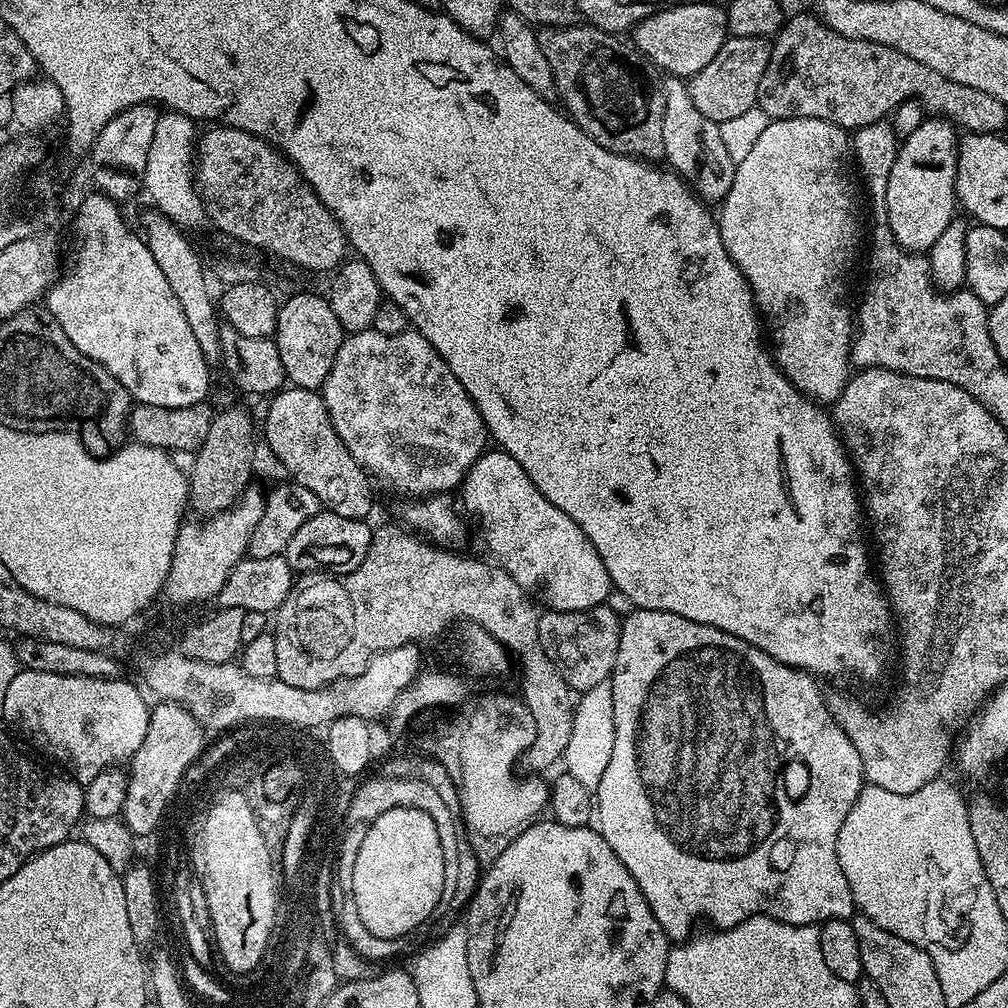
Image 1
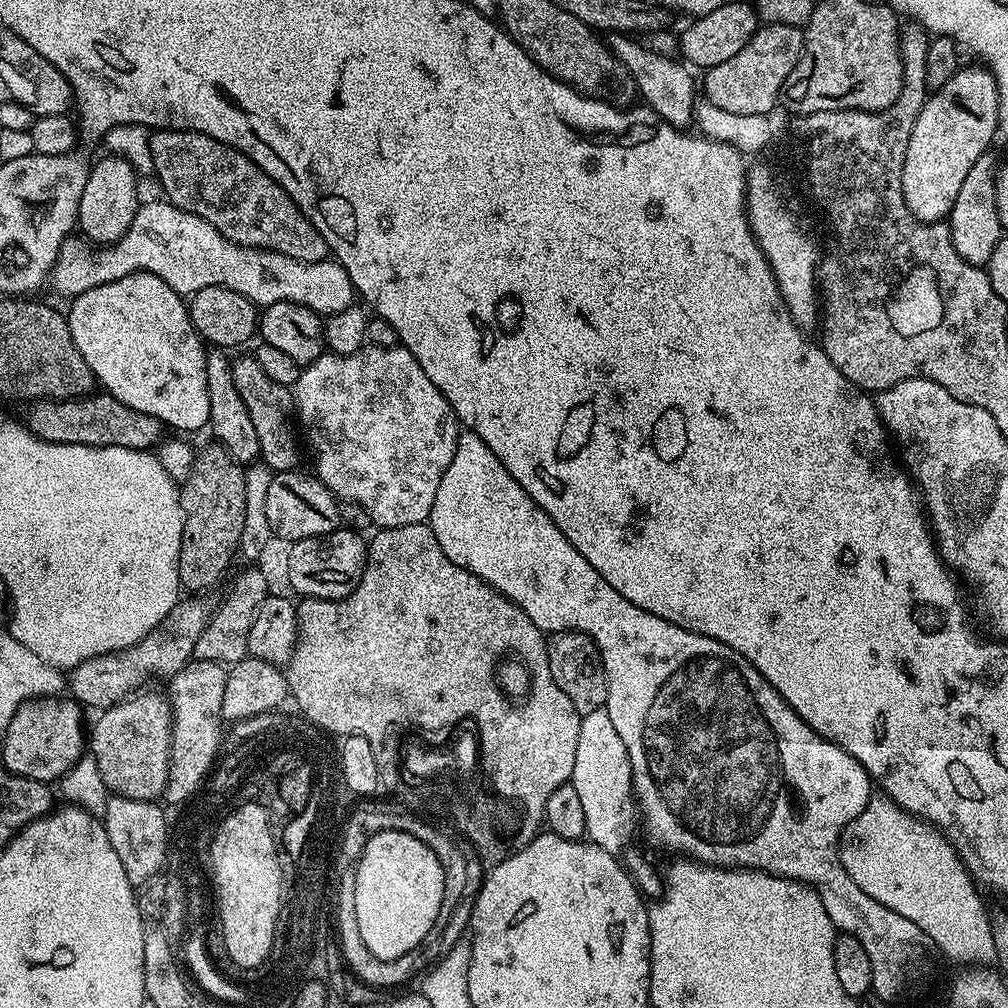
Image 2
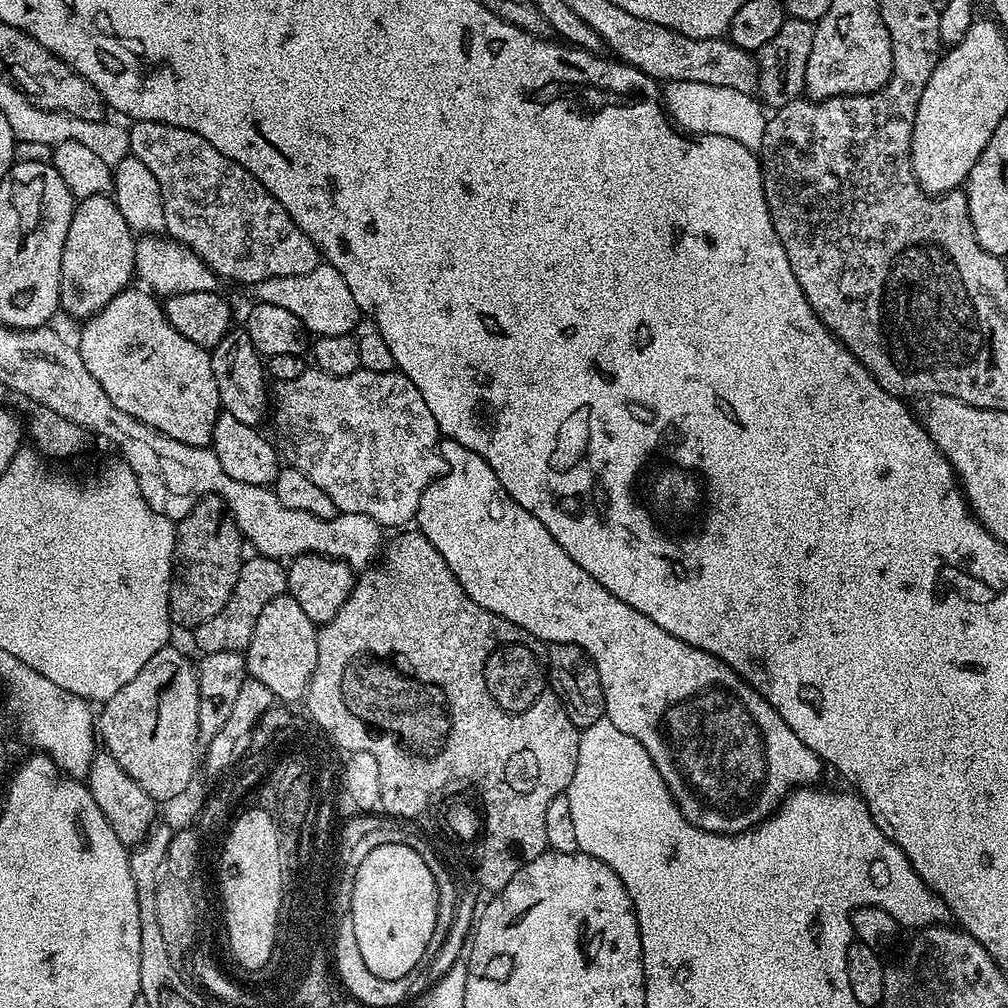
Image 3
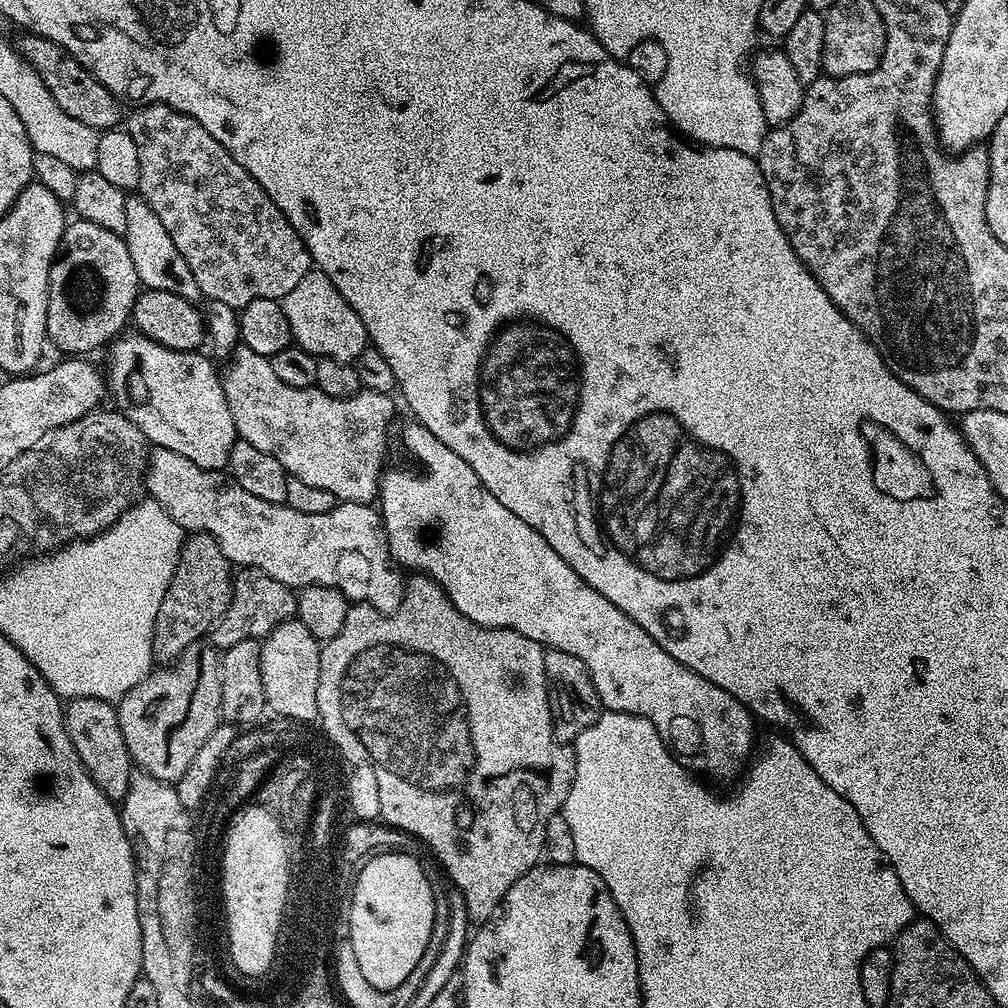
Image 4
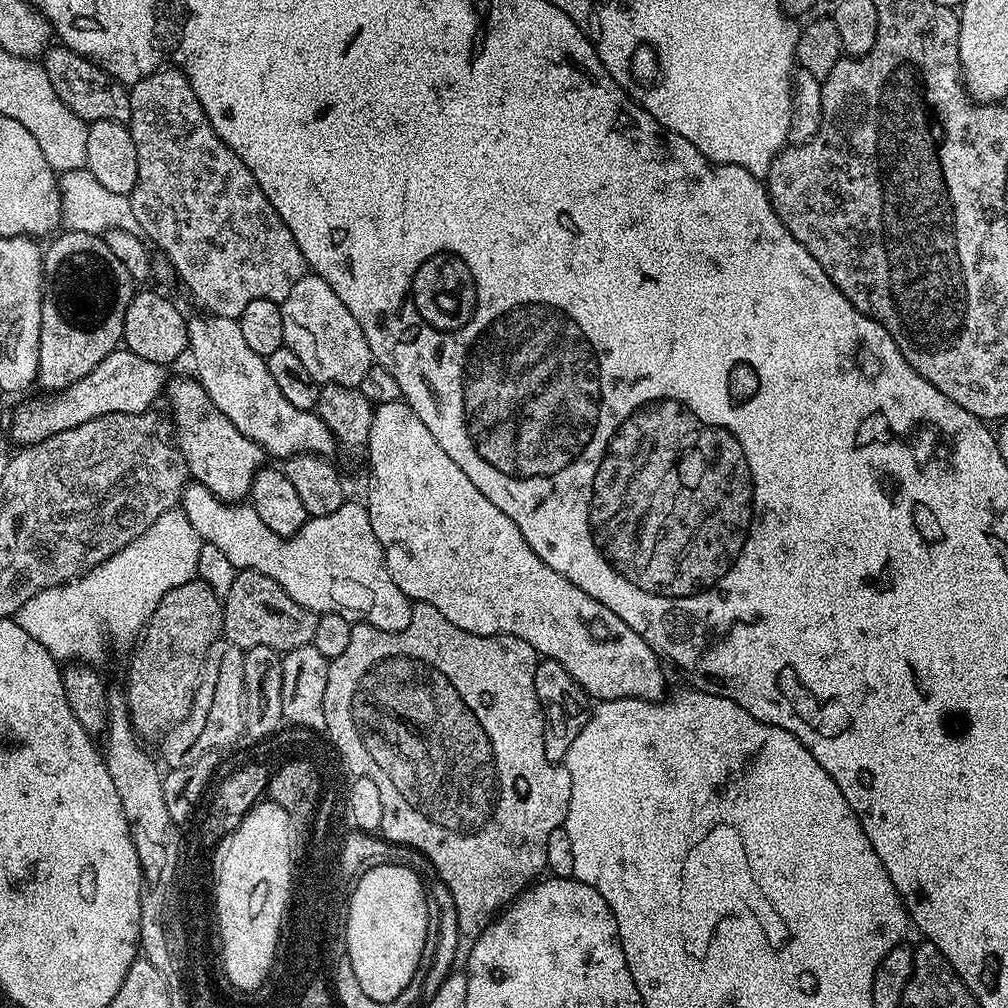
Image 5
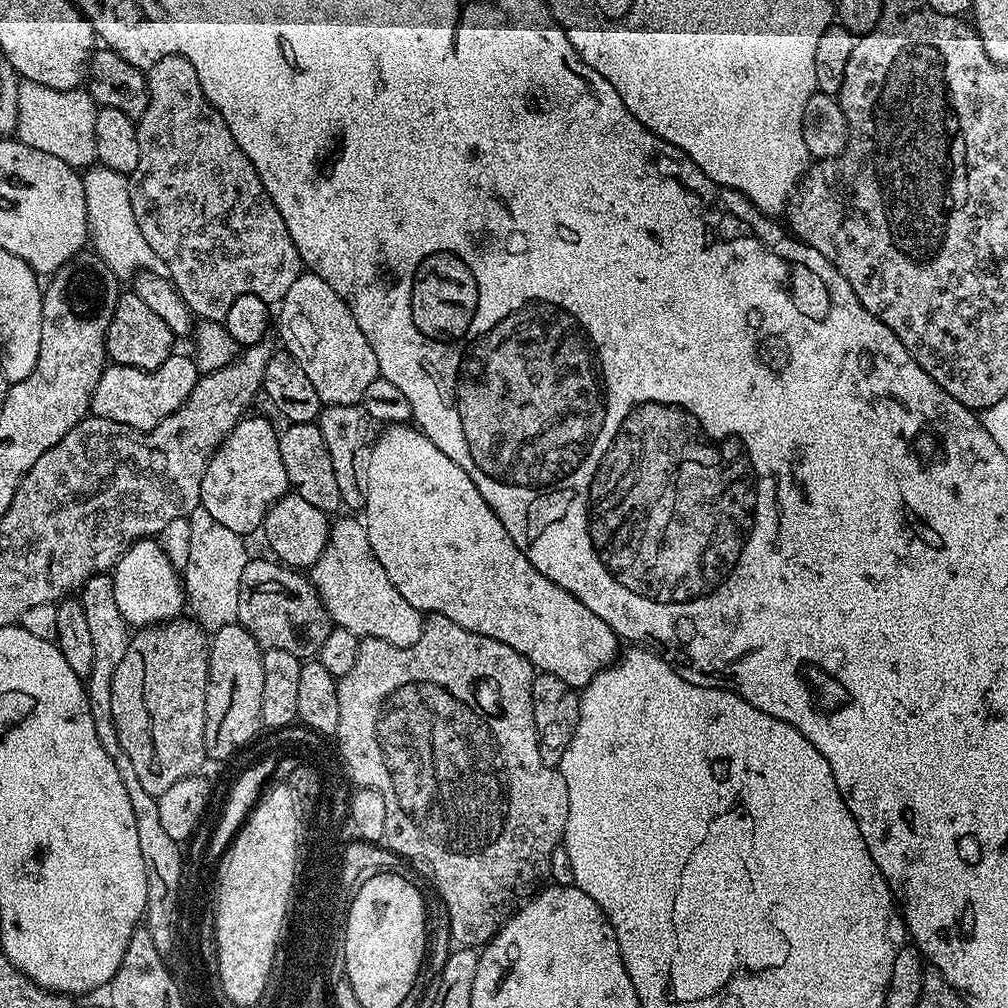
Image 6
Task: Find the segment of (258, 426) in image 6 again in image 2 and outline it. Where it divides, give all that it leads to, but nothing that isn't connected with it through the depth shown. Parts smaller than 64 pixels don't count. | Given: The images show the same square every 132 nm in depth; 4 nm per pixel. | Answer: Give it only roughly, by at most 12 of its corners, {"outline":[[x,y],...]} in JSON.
{"outline":[[149,272],[71,301],[107,395],[177,433],[208,428],[206,344]]}

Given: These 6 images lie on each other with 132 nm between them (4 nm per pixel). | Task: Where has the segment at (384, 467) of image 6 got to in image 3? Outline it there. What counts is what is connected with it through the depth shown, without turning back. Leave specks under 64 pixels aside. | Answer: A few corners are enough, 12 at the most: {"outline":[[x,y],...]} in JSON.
{"outline":[[447,438],[415,527],[478,606],[596,663],[604,716],[733,836],[822,762],[590,578]]}

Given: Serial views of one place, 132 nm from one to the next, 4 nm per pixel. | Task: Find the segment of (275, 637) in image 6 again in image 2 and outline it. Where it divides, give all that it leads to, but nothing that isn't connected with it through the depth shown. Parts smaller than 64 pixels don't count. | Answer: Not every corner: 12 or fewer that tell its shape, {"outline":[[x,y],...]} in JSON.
{"outline":[[248,569],[194,642],[198,660],[231,666],[248,655],[250,626],[270,595]]}

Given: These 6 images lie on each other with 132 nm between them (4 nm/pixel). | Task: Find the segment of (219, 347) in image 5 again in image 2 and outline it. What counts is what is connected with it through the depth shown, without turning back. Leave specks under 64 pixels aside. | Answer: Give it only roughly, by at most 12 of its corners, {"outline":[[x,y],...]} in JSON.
{"outline":[[407,348],[293,385],[316,476],[423,524],[462,428]]}

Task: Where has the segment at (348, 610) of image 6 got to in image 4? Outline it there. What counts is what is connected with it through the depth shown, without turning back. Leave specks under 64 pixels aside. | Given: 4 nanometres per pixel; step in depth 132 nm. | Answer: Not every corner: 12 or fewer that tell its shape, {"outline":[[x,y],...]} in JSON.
{"outline":[[153,447],[146,492],[229,564],[379,612],[405,577],[372,504],[302,514]]}

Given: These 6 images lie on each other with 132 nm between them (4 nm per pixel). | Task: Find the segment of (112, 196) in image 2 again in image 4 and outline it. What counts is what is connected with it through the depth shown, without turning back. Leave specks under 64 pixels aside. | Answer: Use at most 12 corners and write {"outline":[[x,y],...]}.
{"outline":[[76,218],[48,269],[46,336],[111,345],[142,285],[121,233]]}

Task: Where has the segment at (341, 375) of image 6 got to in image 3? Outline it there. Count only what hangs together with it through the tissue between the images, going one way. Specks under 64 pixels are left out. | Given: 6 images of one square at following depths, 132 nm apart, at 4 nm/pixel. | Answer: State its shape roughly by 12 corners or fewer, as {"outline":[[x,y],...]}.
{"outline":[[310,274],[255,284],[259,303],[290,310],[313,337],[355,333],[362,320],[346,278]]}

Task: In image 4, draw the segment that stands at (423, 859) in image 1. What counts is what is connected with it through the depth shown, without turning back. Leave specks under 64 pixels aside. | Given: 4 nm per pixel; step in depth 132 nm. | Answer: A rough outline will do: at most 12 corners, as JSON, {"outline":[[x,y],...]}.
{"outline":[[383,852],[356,873],[364,975],[400,983],[434,928],[423,863]]}

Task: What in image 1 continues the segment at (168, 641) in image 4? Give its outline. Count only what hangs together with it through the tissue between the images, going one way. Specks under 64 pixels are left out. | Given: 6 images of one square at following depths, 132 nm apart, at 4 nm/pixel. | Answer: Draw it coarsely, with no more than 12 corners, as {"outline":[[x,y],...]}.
{"outline":[[213,417],[190,471],[191,507],[208,514],[253,483],[252,418]]}

